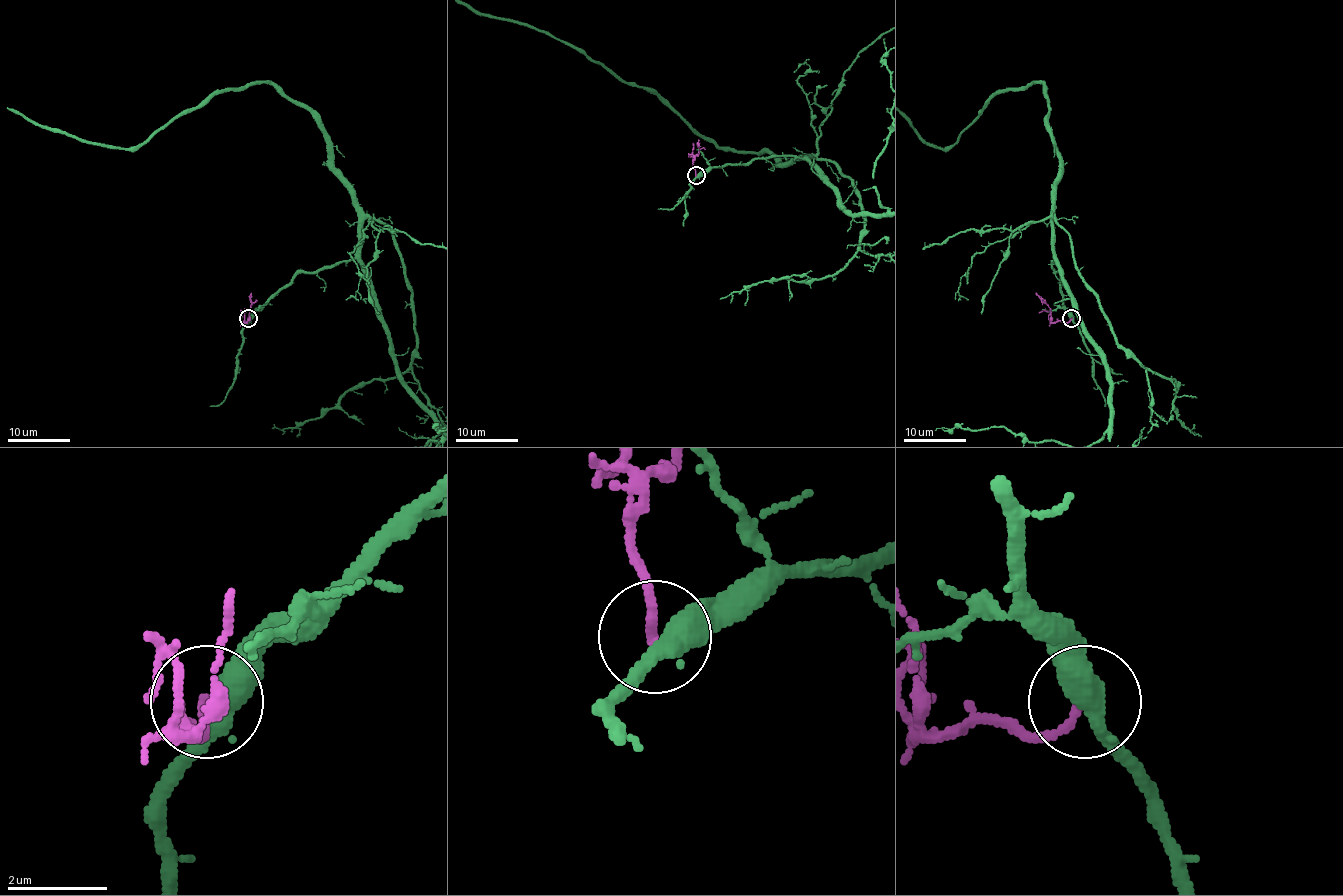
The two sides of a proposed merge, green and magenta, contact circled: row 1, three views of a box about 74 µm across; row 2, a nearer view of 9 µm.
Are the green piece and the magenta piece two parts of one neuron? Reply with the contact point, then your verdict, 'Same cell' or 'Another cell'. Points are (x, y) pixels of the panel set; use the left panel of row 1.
Place: (248, 318). Another cell

